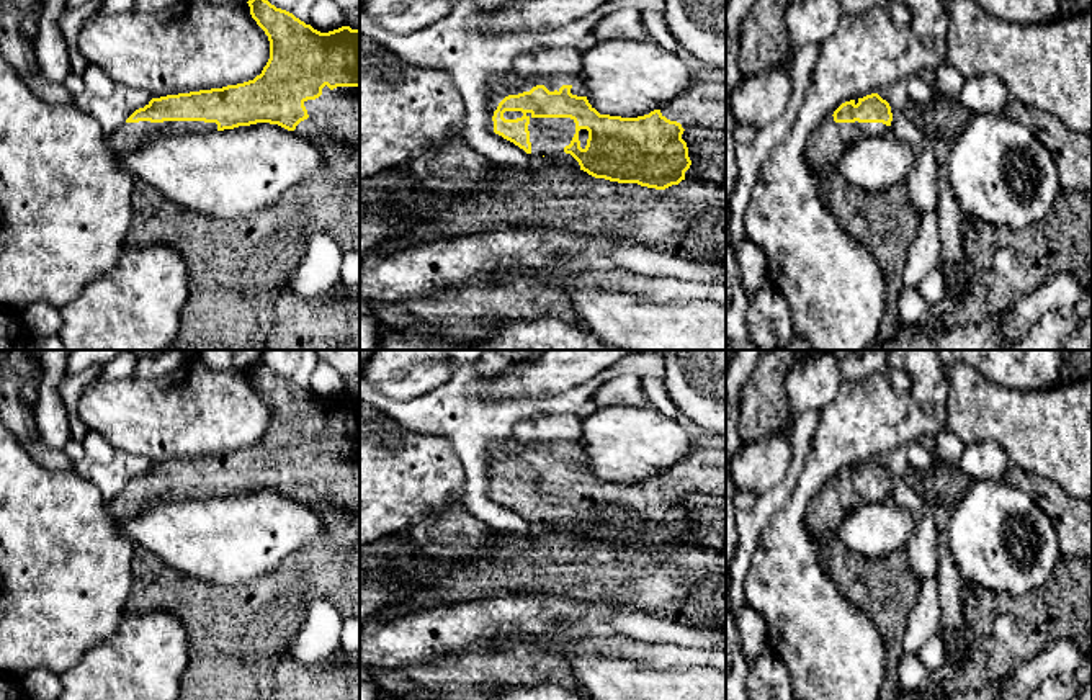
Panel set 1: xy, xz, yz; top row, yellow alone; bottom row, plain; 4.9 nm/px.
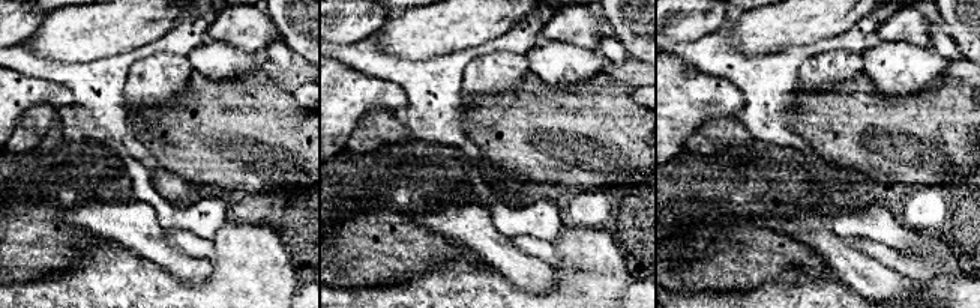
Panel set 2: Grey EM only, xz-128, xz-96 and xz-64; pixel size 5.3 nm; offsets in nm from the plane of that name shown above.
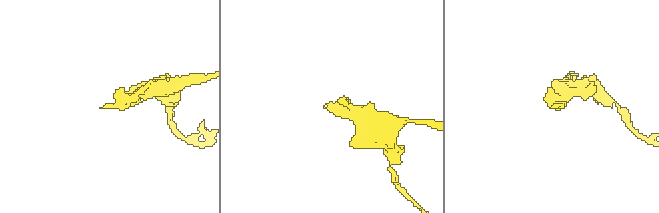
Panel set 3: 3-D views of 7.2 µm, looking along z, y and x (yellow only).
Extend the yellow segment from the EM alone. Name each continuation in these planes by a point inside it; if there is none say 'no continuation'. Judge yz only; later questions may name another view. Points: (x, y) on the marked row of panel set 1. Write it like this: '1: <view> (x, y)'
1: yz (823, 148)

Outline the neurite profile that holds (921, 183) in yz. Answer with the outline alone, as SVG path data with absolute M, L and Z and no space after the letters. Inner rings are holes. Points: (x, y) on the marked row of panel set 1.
M927 141L925 146L917 150L915 165L906 180L909 200L919 211L920 218L937 211L937 180L938 160L932 141Z

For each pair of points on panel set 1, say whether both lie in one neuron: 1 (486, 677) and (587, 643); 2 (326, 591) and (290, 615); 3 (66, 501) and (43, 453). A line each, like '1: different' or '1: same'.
1: different
2: same
3: different

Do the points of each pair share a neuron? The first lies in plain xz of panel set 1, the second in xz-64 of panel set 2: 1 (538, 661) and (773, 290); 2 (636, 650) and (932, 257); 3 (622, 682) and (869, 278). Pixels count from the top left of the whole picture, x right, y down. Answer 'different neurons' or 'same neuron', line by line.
1: different neurons
2: different neurons
3: same neuron

